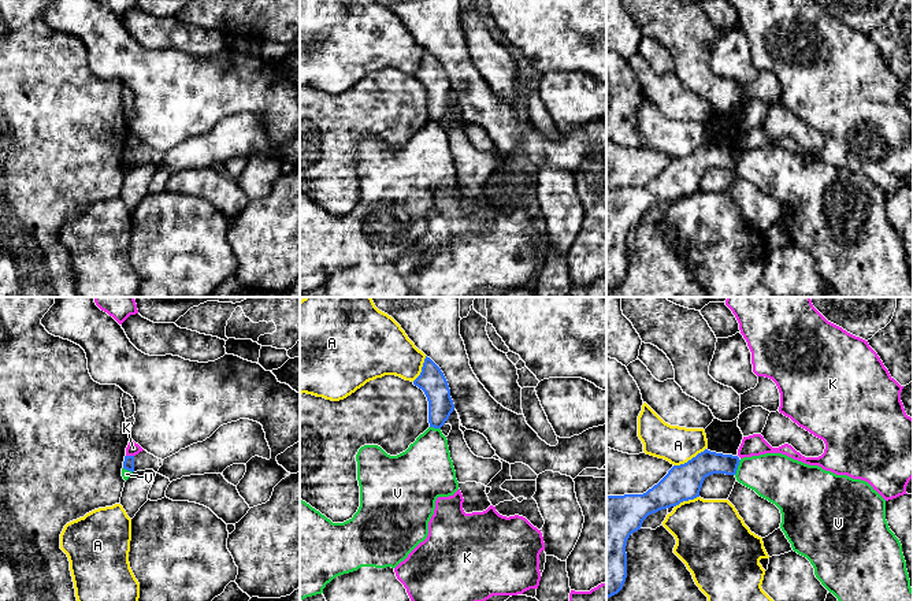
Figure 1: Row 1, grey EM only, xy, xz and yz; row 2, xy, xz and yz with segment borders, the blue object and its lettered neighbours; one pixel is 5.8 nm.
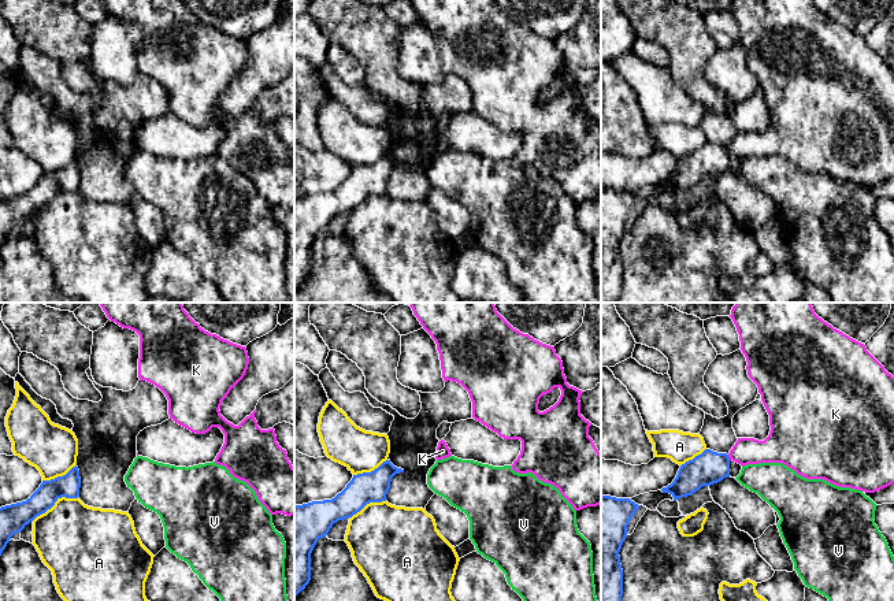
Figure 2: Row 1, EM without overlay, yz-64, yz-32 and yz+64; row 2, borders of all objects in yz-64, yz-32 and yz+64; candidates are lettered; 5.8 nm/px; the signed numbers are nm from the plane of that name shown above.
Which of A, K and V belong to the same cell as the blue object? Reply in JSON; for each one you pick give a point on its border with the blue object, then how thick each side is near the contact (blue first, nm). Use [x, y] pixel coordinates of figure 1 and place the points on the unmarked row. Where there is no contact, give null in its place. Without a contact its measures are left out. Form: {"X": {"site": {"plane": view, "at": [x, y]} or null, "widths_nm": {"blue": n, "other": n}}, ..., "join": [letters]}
{"join": []}

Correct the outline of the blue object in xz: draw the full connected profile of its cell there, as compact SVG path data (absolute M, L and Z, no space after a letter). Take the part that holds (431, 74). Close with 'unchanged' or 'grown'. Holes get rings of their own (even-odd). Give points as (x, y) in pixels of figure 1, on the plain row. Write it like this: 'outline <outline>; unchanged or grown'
outline M426 49L422 66L413 74L413 78L422 82L427 90L430 120L441 122L454 103L443 66Z; unchanged

